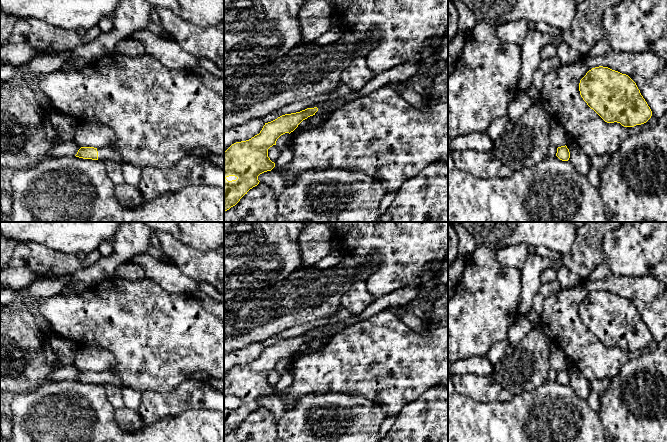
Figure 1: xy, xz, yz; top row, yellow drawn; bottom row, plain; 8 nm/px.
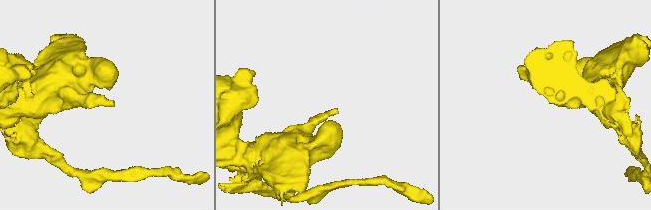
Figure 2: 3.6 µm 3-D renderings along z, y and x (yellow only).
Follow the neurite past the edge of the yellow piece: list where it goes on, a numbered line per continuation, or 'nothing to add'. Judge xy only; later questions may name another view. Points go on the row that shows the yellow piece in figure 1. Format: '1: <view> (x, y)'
1: xy (104, 153)

